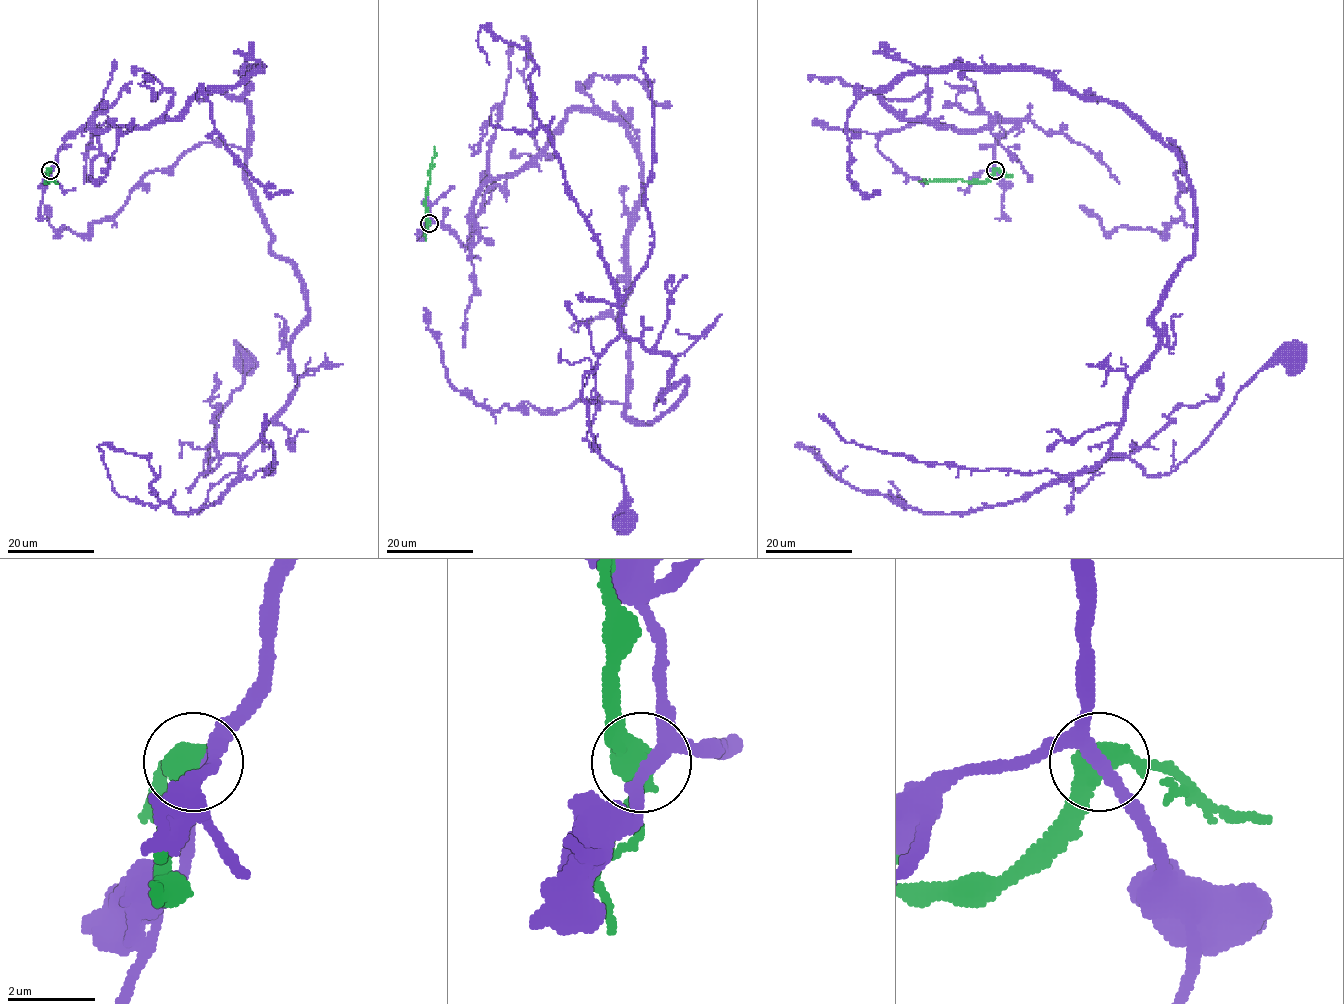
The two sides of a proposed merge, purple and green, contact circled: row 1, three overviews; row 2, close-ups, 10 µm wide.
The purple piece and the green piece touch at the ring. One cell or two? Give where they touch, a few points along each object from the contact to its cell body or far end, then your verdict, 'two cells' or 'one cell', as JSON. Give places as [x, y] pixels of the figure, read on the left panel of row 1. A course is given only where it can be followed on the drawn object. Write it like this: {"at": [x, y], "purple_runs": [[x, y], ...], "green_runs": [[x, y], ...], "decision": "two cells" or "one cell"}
{"at": [50, 170], "purple_runs": [[49, 171], [85, 124], [173, 120], [262, 68], [246, 177], [308, 312], [291, 400], [205, 475], [244, 360]], "green_runs": [[49, 170], [46, 182], [56, 181]], "decision": "two cells"}

